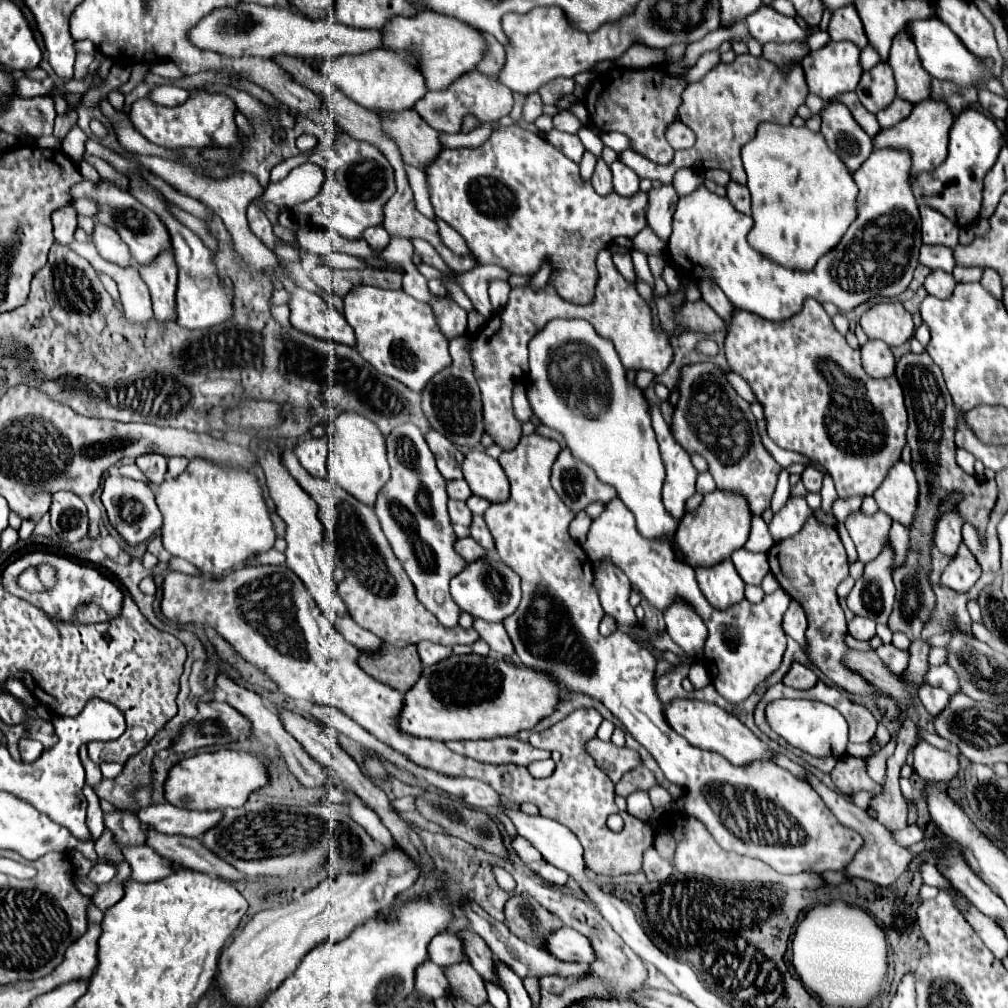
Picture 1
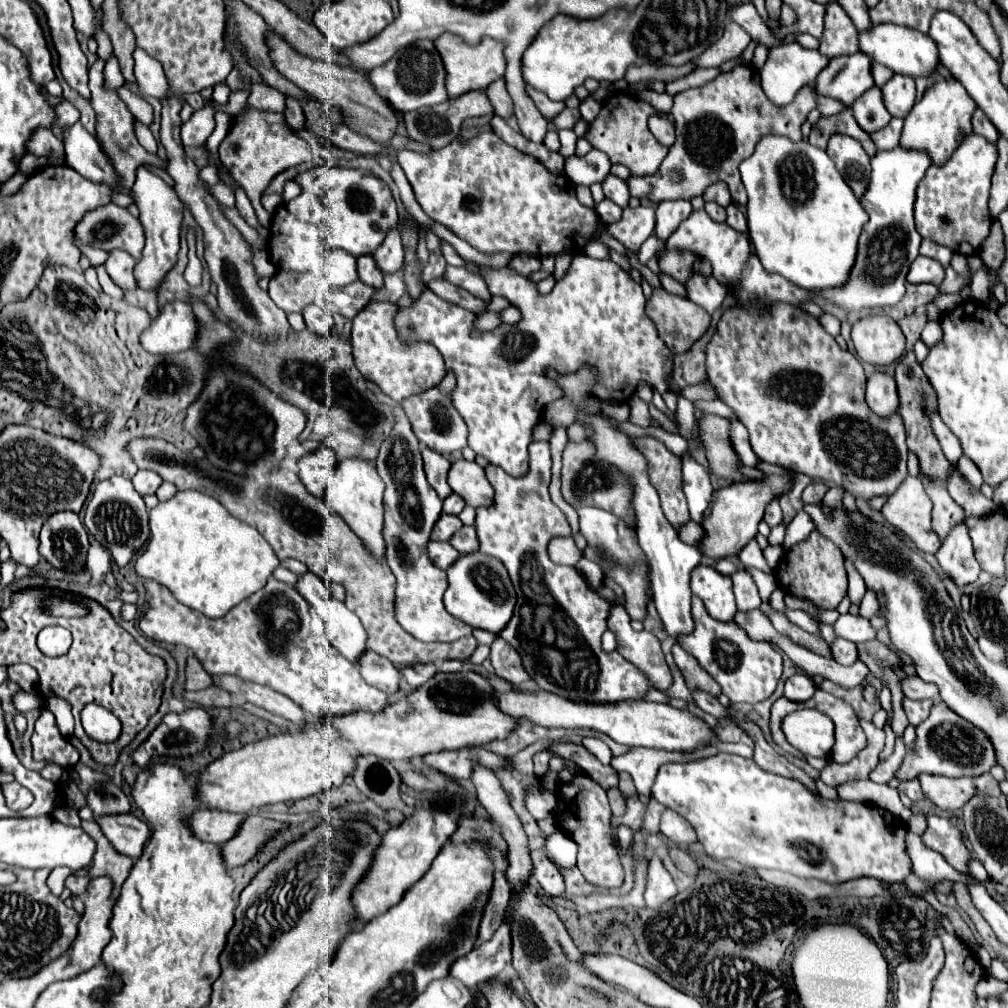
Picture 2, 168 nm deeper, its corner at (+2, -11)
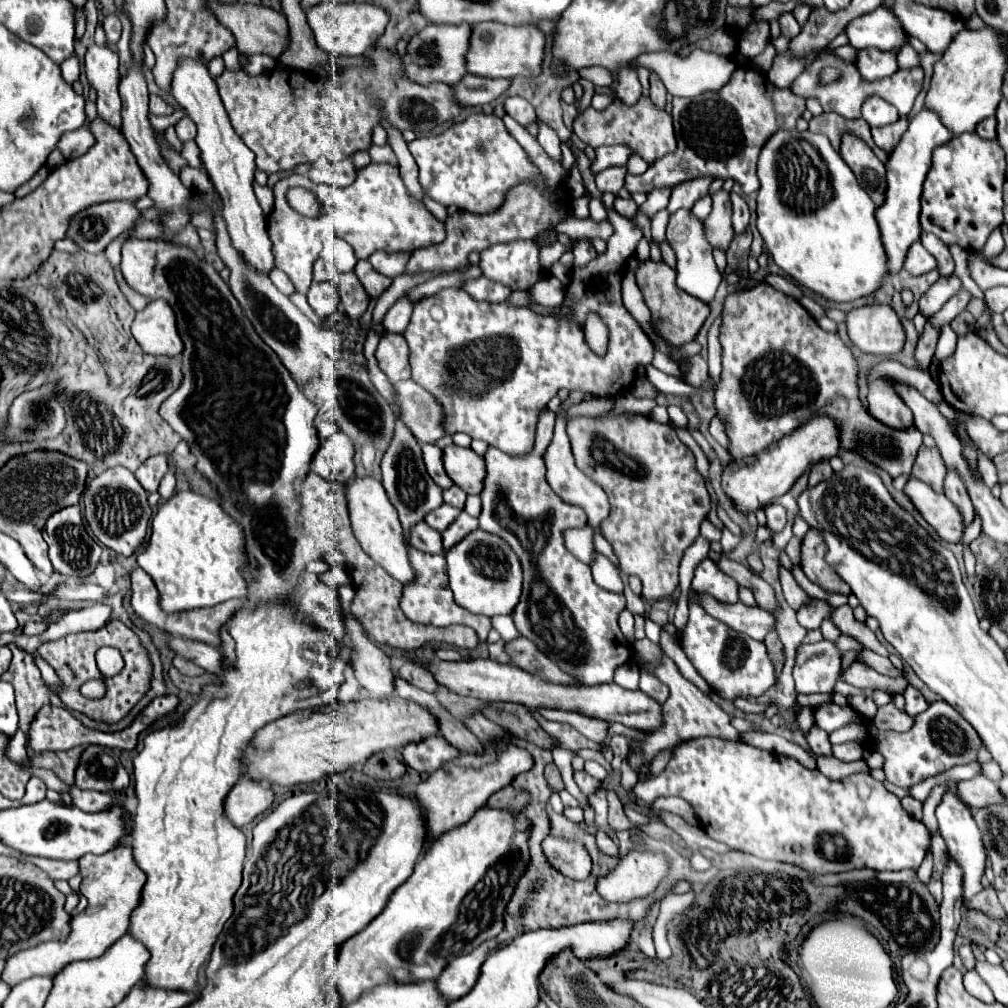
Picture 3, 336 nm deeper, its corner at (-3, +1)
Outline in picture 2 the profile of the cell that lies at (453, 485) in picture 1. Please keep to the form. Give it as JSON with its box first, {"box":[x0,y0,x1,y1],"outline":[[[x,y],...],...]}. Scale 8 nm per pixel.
{"box":[443,494,465,514],"outline":[[[451,494],[451,496],[445,498],[445,502],[443,502],[443,512],[445,512],[445,514],[461,514],[463,508],[465,508],[465,500],[459,498],[457,494]]]}

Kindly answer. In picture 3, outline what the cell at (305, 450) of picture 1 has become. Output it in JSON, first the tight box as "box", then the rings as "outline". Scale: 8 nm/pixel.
{"box":[310,430,354,486],"outline":[[[342,430],[326,438],[314,454],[310,470],[332,484],[346,486],[354,478],[354,446],[350,438]]]}

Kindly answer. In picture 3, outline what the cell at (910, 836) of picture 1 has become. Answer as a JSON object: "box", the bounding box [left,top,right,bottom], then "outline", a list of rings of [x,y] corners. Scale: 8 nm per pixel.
{"box":[936,792,986,900],"outline":[[[946,792],[942,796],[942,802],[936,808],[936,818],[938,818],[938,826],[940,826],[940,834],[946,840],[948,852],[950,856],[960,864],[960,868],[964,870],[964,898],[972,900],[972,896],[976,896],[982,886],[980,886],[980,878],[984,874],[984,864],[986,864],[986,856],[984,856],[984,844],[980,838],[980,830],[968,810],[968,806],[954,794],[954,792]]]}

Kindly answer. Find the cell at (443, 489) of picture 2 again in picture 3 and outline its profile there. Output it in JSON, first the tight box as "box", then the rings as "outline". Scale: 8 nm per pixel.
{"box":[422,444,452,490],"outline":[[[424,444],[422,446],[422,458],[424,458],[424,464],[426,464],[426,470],[428,470],[430,478],[442,490],[444,488],[450,488],[452,486],[452,480],[444,472],[444,466],[442,466],[442,450],[438,446],[434,446],[434,444]]]}

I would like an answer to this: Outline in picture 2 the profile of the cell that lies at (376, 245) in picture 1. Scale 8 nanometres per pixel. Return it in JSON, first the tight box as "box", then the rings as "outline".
{"box":[357,256,383,288],"outline":[[[359,256],[357,258],[357,266],[359,266],[359,280],[365,284],[371,284],[373,288],[381,288],[383,286],[383,272],[379,270],[379,266],[375,264],[373,256]]]}

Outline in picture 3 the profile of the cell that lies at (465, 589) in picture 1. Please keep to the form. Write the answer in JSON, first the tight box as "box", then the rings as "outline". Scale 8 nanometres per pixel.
{"box":[446,530,522,614],"outline":[[[474,530],[446,552],[450,588],[456,602],[476,614],[510,614],[522,594],[522,566],[514,550],[500,538],[484,530]]]}

